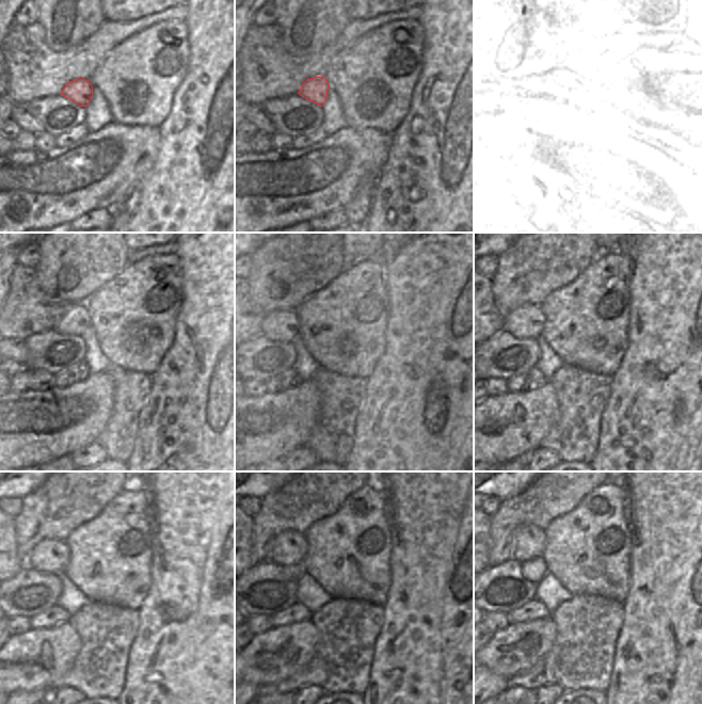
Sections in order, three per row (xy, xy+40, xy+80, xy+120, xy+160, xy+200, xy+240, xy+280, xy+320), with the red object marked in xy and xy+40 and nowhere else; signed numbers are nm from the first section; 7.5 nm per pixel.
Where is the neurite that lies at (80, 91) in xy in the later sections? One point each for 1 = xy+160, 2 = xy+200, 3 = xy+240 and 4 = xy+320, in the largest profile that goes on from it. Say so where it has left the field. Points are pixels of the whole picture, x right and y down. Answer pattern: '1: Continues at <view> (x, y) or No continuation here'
1: Continues at xy+160 (281, 324)
2: Continues at xy+200 (526, 322)
3: Continues at xy+240 (50, 556)
4: Continues at xy+320 (528, 540)

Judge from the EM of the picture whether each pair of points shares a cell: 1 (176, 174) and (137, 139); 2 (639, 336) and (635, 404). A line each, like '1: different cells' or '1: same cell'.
1: different cells
2: same cell

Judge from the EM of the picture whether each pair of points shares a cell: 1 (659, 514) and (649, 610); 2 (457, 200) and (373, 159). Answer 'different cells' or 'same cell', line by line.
1: same cell
2: different cells

